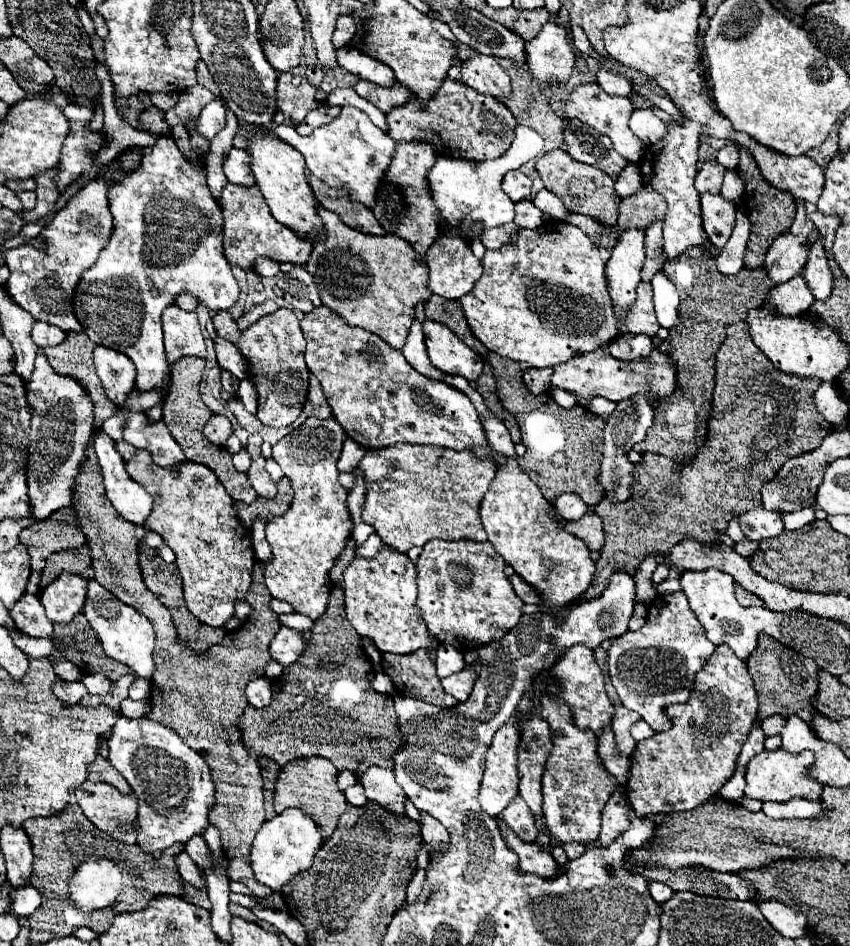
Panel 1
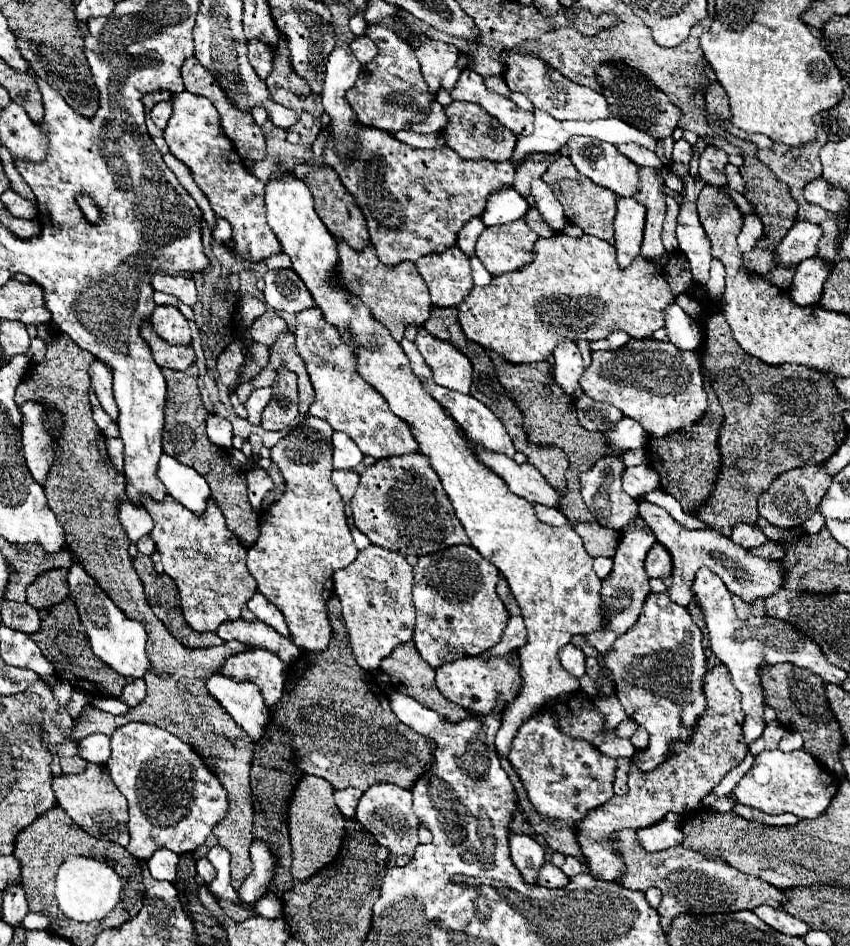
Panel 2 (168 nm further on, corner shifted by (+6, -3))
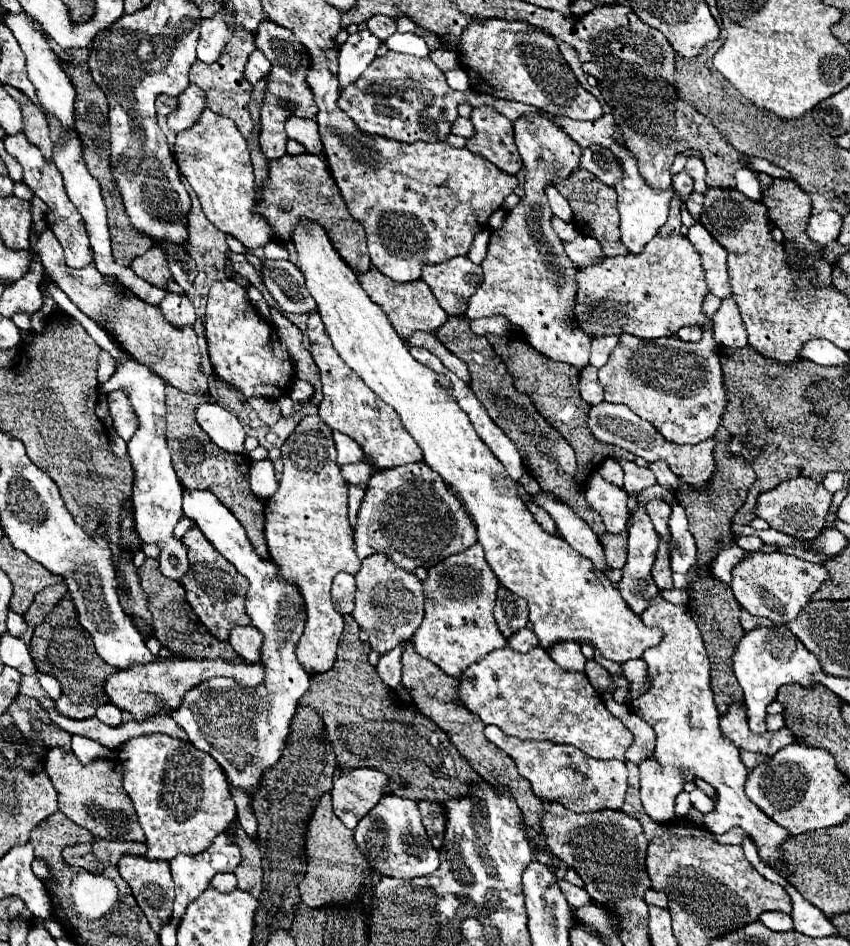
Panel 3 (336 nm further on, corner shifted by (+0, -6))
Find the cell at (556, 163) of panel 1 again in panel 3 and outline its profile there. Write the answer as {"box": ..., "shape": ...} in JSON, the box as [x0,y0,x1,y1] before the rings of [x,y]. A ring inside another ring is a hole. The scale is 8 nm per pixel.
{"box":[555,168,627,256],"shape":[[[585,168],[575,170],[571,176],[567,178],[559,178],[555,180],[555,188],[559,190],[559,194],[563,194],[569,202],[569,206],[573,208],[573,224],[579,232],[583,232],[585,236],[595,238],[605,256],[619,256],[619,254],[627,254],[625,246],[621,244],[621,236],[619,236],[619,212],[617,212],[617,194],[613,188],[607,188],[601,180],[595,180],[595,176],[591,176],[591,172],[587,172]]]}

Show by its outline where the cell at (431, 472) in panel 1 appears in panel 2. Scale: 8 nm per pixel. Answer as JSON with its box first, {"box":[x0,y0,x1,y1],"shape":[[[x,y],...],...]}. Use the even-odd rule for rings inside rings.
{"box":[349,453,469,555],"shape":[[[421,453],[379,459],[367,465],[361,471],[361,483],[349,505],[355,527],[367,535],[371,545],[385,547],[399,555],[429,555],[459,543],[469,543],[437,473]]]}

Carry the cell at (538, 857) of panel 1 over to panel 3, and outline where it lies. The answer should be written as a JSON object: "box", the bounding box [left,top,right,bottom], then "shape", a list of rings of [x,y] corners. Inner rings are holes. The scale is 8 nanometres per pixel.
{"box":[557,878,591,908],"shape":[[[559,878],[559,880],[557,880],[557,884],[559,884],[559,888],[561,888],[563,896],[567,898],[569,906],[573,906],[573,908],[581,908],[581,906],[585,906],[585,904],[589,904],[589,902],[591,902],[591,898],[589,898],[589,894],[587,894],[587,890],[585,890],[585,888],[573,886],[573,884],[569,884],[565,878]]]}

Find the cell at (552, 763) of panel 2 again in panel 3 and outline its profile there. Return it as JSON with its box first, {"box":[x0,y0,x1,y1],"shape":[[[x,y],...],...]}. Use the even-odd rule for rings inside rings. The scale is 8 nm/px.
{"box":[485,726,627,810],"shape":[[[485,726],[485,736],[507,752],[523,778],[533,786],[533,792],[543,802],[559,802],[565,808],[597,810],[597,808],[621,808],[627,790],[627,766],[619,760],[595,760],[579,748],[569,744],[555,744],[549,740],[519,740],[509,738],[497,726]]]}

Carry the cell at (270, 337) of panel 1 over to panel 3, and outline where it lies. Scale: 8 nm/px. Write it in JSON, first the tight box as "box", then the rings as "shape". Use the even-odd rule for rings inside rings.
{"box":[289,378,313,398],"shape":[[[297,378],[291,382],[291,390],[289,390],[291,398],[309,398],[311,394],[313,394],[313,386],[309,382],[303,382]]]}

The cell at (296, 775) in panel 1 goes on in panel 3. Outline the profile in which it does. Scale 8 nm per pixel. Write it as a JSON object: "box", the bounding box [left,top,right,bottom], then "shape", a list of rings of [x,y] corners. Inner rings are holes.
{"box":[299,794,371,908],"shape":[[[323,794],[305,834],[305,854],[307,854],[307,874],[299,884],[301,900],[311,908],[321,908],[327,904],[355,902],[361,894],[361,888],[371,888],[367,860],[359,850],[353,830],[349,830],[333,812],[331,794]]]}

